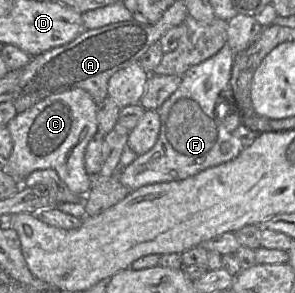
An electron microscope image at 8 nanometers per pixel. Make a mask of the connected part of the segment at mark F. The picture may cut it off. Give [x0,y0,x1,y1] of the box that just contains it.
[119,43,244,191]

